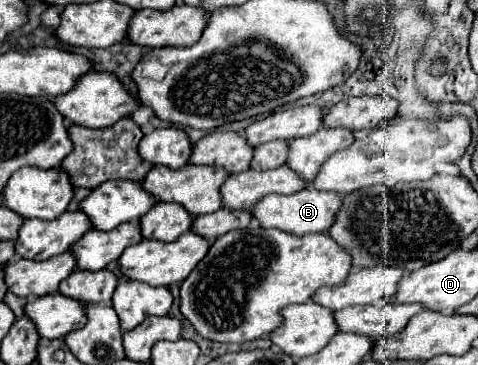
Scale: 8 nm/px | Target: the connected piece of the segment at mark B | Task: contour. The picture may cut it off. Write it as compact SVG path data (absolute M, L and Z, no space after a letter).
M305 187L291 195L265 195L255 203L251 215L261 223L263 229L281 229L291 235L307 235L307 233L325 233L331 227L331 219L335 219L335 211L339 211L341 197L331 191L317 191L313 187Z

